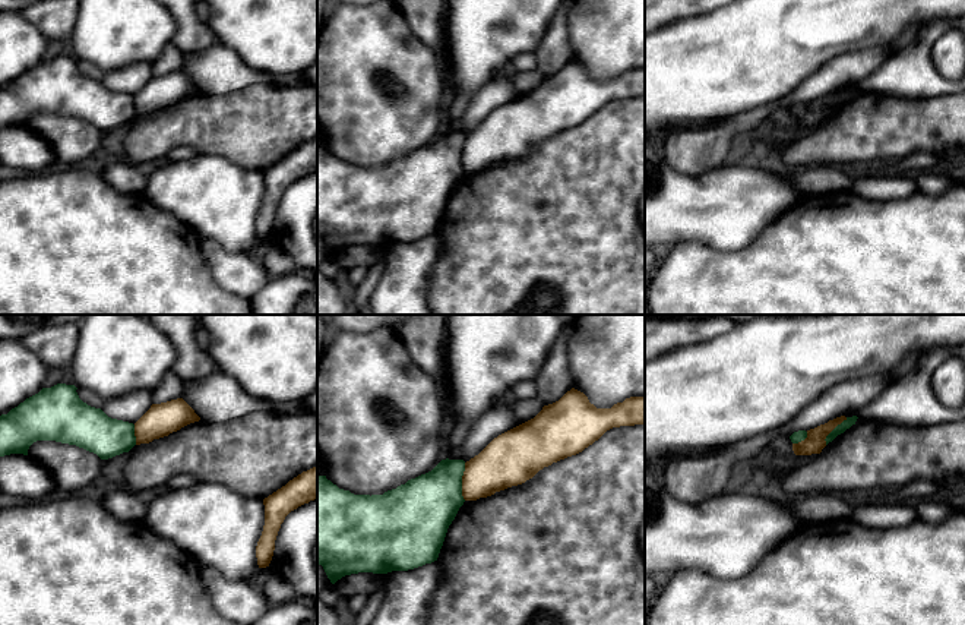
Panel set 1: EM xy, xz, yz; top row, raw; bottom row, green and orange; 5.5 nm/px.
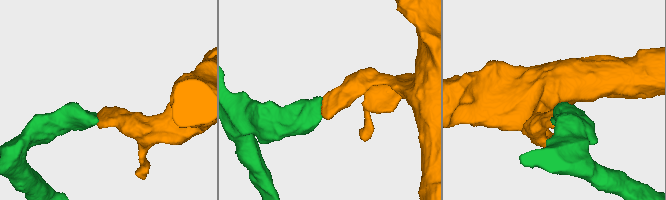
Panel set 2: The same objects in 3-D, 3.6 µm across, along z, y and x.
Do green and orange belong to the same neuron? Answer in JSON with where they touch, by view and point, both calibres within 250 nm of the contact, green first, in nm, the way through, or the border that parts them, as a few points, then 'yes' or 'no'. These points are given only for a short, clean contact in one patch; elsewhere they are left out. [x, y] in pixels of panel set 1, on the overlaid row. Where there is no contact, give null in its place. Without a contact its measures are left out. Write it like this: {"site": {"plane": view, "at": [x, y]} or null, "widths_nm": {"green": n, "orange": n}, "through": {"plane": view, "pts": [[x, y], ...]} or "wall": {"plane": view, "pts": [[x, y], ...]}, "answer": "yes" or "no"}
{"site": {"plane": "xz", "at": [461, 482]}, "widths_nm": {"green": 340, "orange": 260}, "wall": {"plane": "xz", "pts": [[465, 463], [462, 474], [464, 499]]}, "answer": "no"}

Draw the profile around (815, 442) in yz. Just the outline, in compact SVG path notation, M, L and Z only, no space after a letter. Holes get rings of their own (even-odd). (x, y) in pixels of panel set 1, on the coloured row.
M845 416L836 417L833 420L829 420L825 424L820 424L814 429L807 430L807 438L798 444L792 444L792 451L795 455L811 455L811 454L820 454L822 449L826 446L826 436L844 420L847 420Z

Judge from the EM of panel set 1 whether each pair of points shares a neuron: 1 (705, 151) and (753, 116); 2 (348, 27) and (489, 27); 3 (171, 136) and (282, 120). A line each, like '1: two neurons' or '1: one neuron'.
1: one neuron
2: two neurons
3: one neuron

